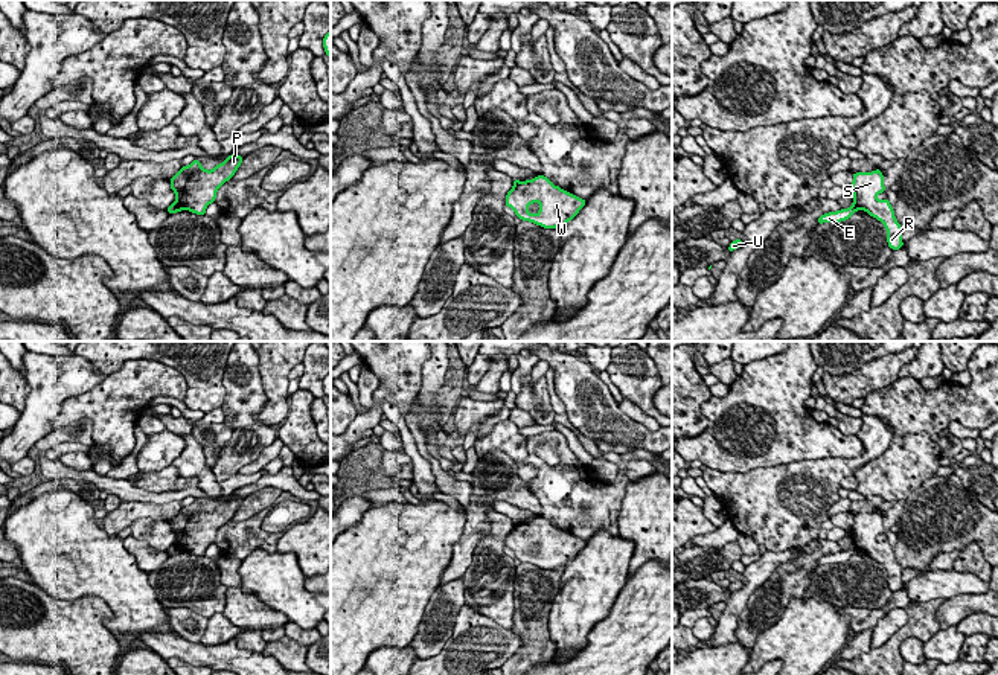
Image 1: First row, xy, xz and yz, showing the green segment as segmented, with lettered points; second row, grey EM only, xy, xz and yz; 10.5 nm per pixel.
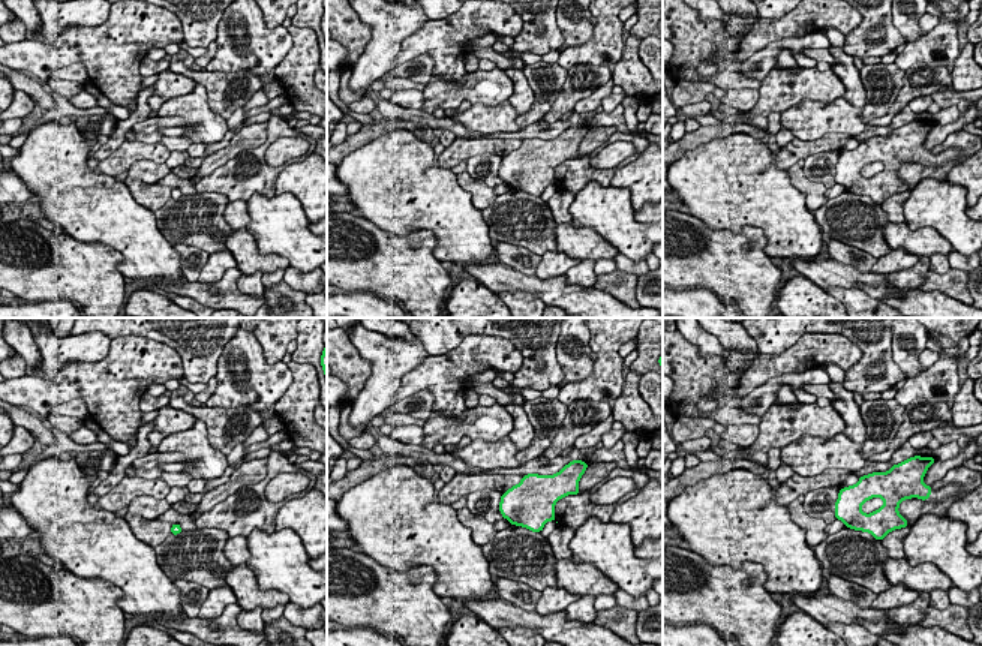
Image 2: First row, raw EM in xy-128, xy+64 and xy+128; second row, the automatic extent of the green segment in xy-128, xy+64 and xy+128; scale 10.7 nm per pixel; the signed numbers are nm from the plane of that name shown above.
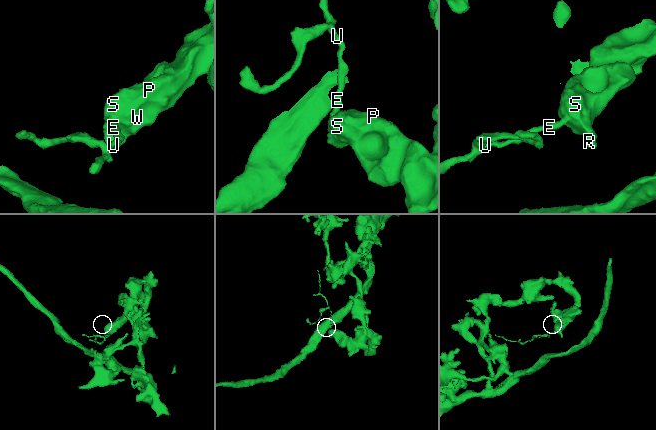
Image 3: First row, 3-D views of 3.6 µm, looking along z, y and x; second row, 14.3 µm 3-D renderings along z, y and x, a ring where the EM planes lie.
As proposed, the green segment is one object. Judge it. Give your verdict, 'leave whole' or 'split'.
split

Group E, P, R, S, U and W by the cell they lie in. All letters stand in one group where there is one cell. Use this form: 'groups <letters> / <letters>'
groups E U / P R S W

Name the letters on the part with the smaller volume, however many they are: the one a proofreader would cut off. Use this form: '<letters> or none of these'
E, U

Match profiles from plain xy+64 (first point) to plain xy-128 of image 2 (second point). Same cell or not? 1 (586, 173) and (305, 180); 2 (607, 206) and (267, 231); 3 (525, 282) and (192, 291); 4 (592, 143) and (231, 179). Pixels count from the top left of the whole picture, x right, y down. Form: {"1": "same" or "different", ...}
{"1": "different", "2": "same", "3": "same", "4": "different"}

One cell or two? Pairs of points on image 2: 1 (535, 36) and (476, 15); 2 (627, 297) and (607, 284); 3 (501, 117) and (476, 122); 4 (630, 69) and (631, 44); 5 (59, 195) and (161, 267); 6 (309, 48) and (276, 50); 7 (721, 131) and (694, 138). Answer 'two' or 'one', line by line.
1: two
2: one
3: one
4: one
5: one
6: two
7: one

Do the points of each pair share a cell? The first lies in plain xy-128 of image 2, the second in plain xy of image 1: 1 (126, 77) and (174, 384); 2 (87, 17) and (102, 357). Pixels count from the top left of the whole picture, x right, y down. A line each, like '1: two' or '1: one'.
1: one
2: two

